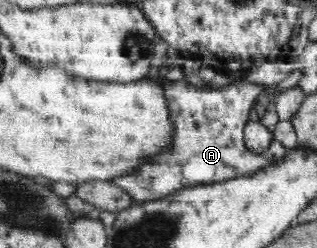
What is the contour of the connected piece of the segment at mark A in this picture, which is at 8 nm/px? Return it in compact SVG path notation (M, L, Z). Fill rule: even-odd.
M166 78L162 81L163 95L166 99L170 120L172 121L174 132L170 143L170 148L156 156L146 159L133 174L120 175L110 179L117 187L123 188L132 195L135 204L155 201L173 194L177 190L188 187L200 186L201 184L225 182L239 177L251 177L259 171L265 171L269 165L281 163L289 153L291 148L285 147L281 142L273 139L271 145L264 153L254 153L244 143L244 128L248 121L251 108L254 107L259 95L267 89L267 85L257 85L248 83L242 79L242 83L229 84L228 86L204 86L198 87L188 82L169 81Z

